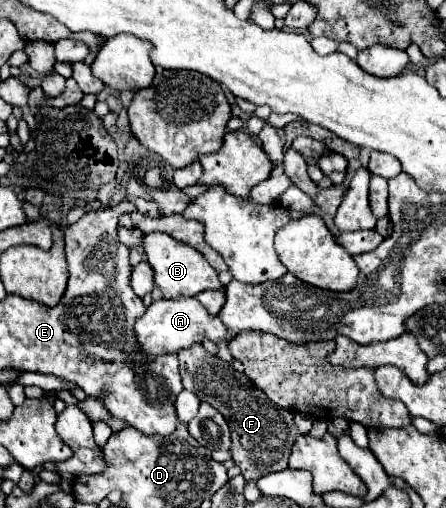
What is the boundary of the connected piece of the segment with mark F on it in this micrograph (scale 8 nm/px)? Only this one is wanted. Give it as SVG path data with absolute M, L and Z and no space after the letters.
M193 345L177 353L181 363L181 379L187 391L193 391L201 401L213 405L229 423L231 429L231 453L235 465L247 481L255 481L267 473L283 471L295 439L301 435L289 409L277 407L245 373L235 371L227 361L211 355L203 345Z

